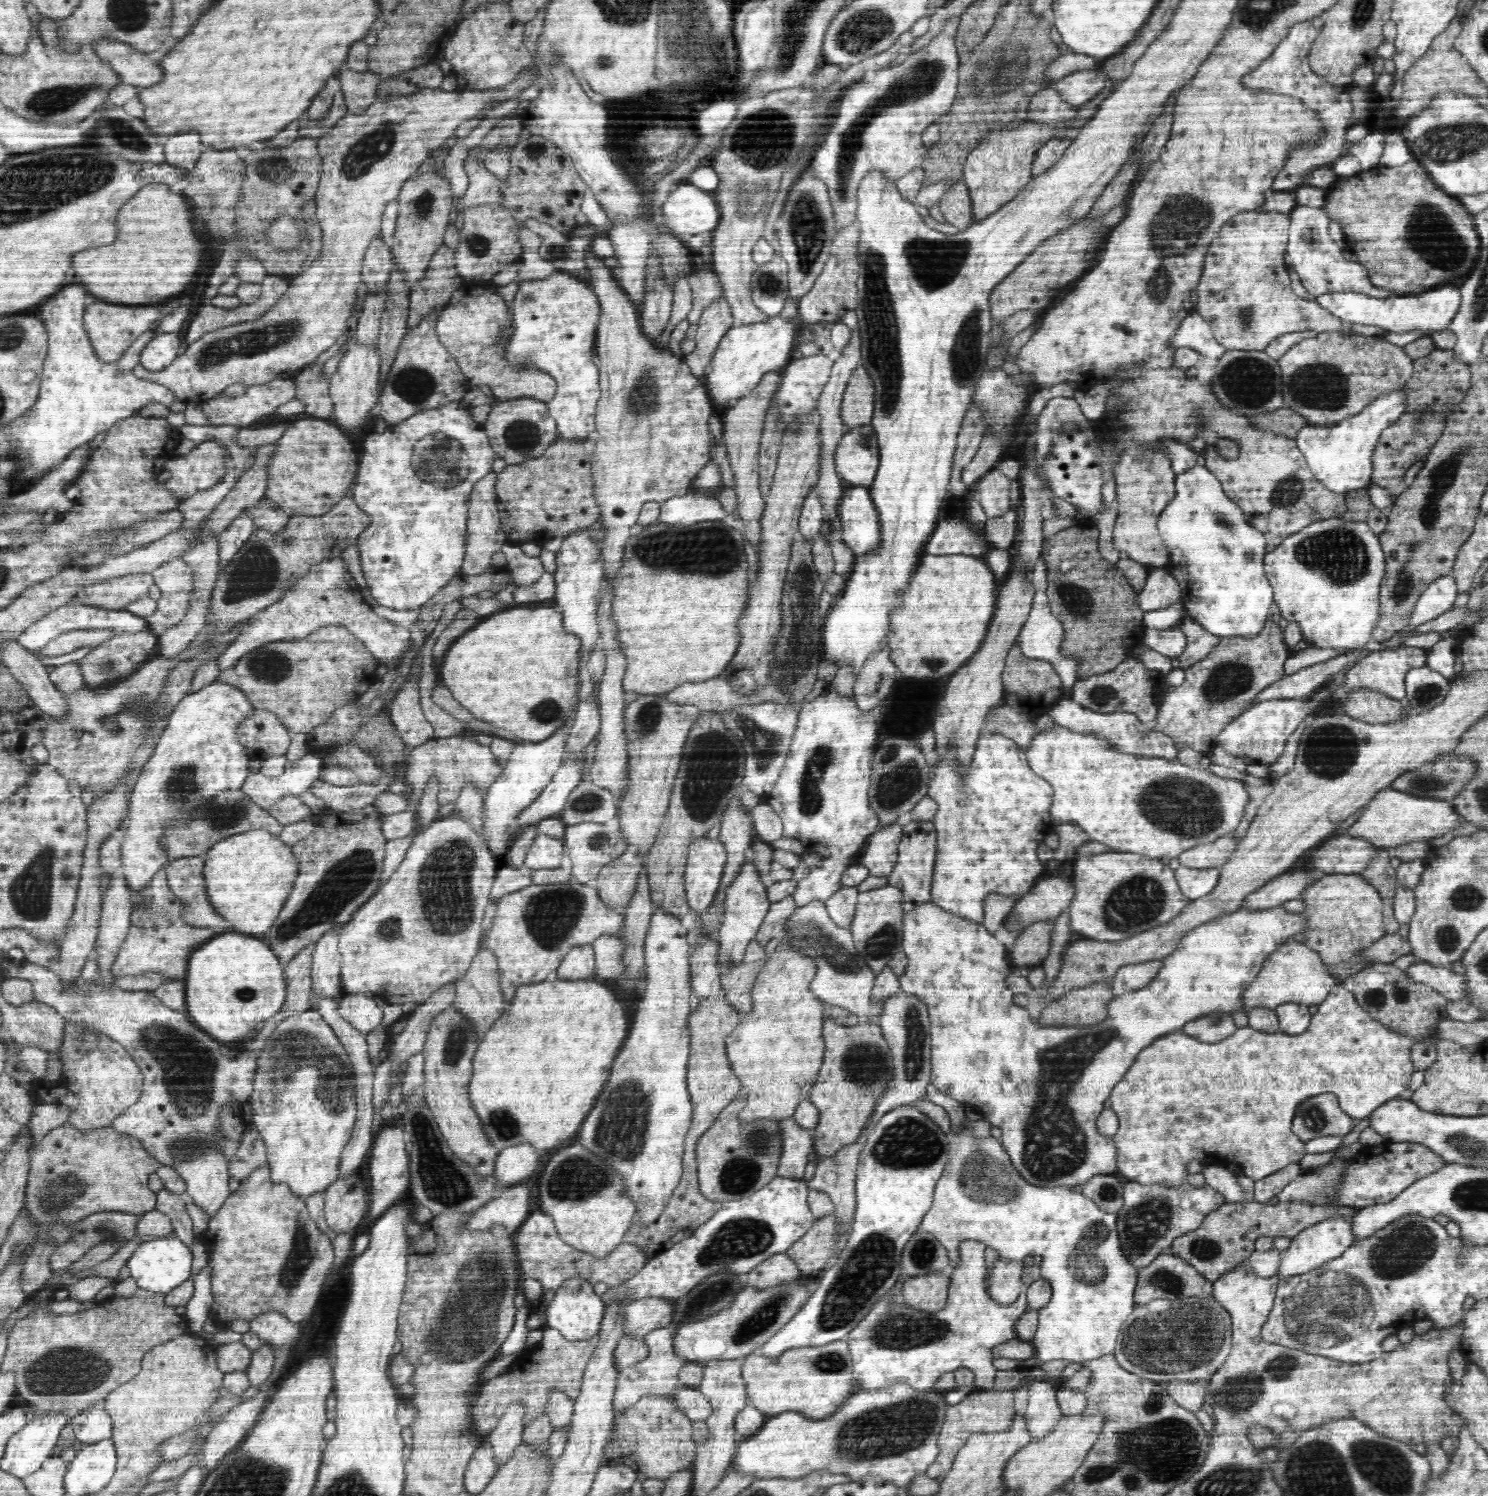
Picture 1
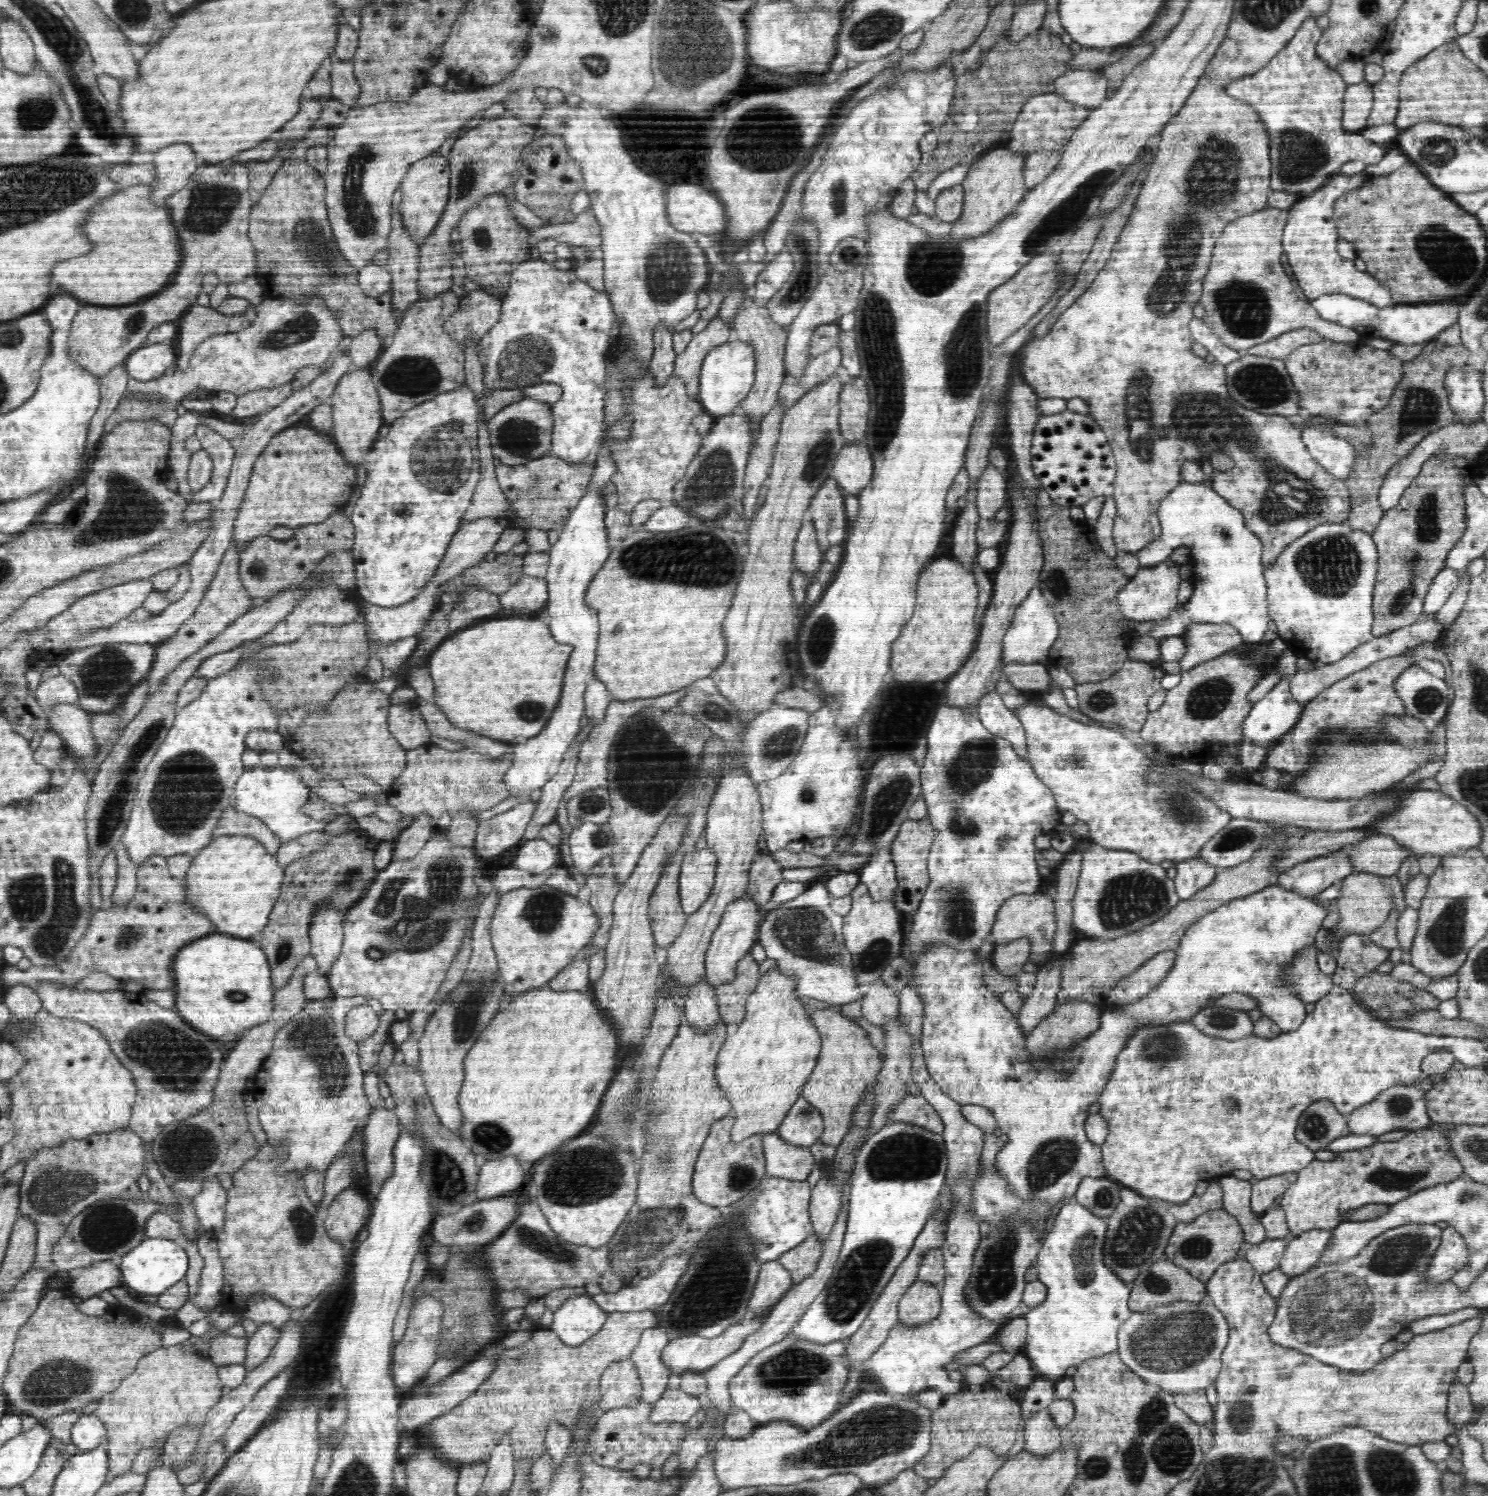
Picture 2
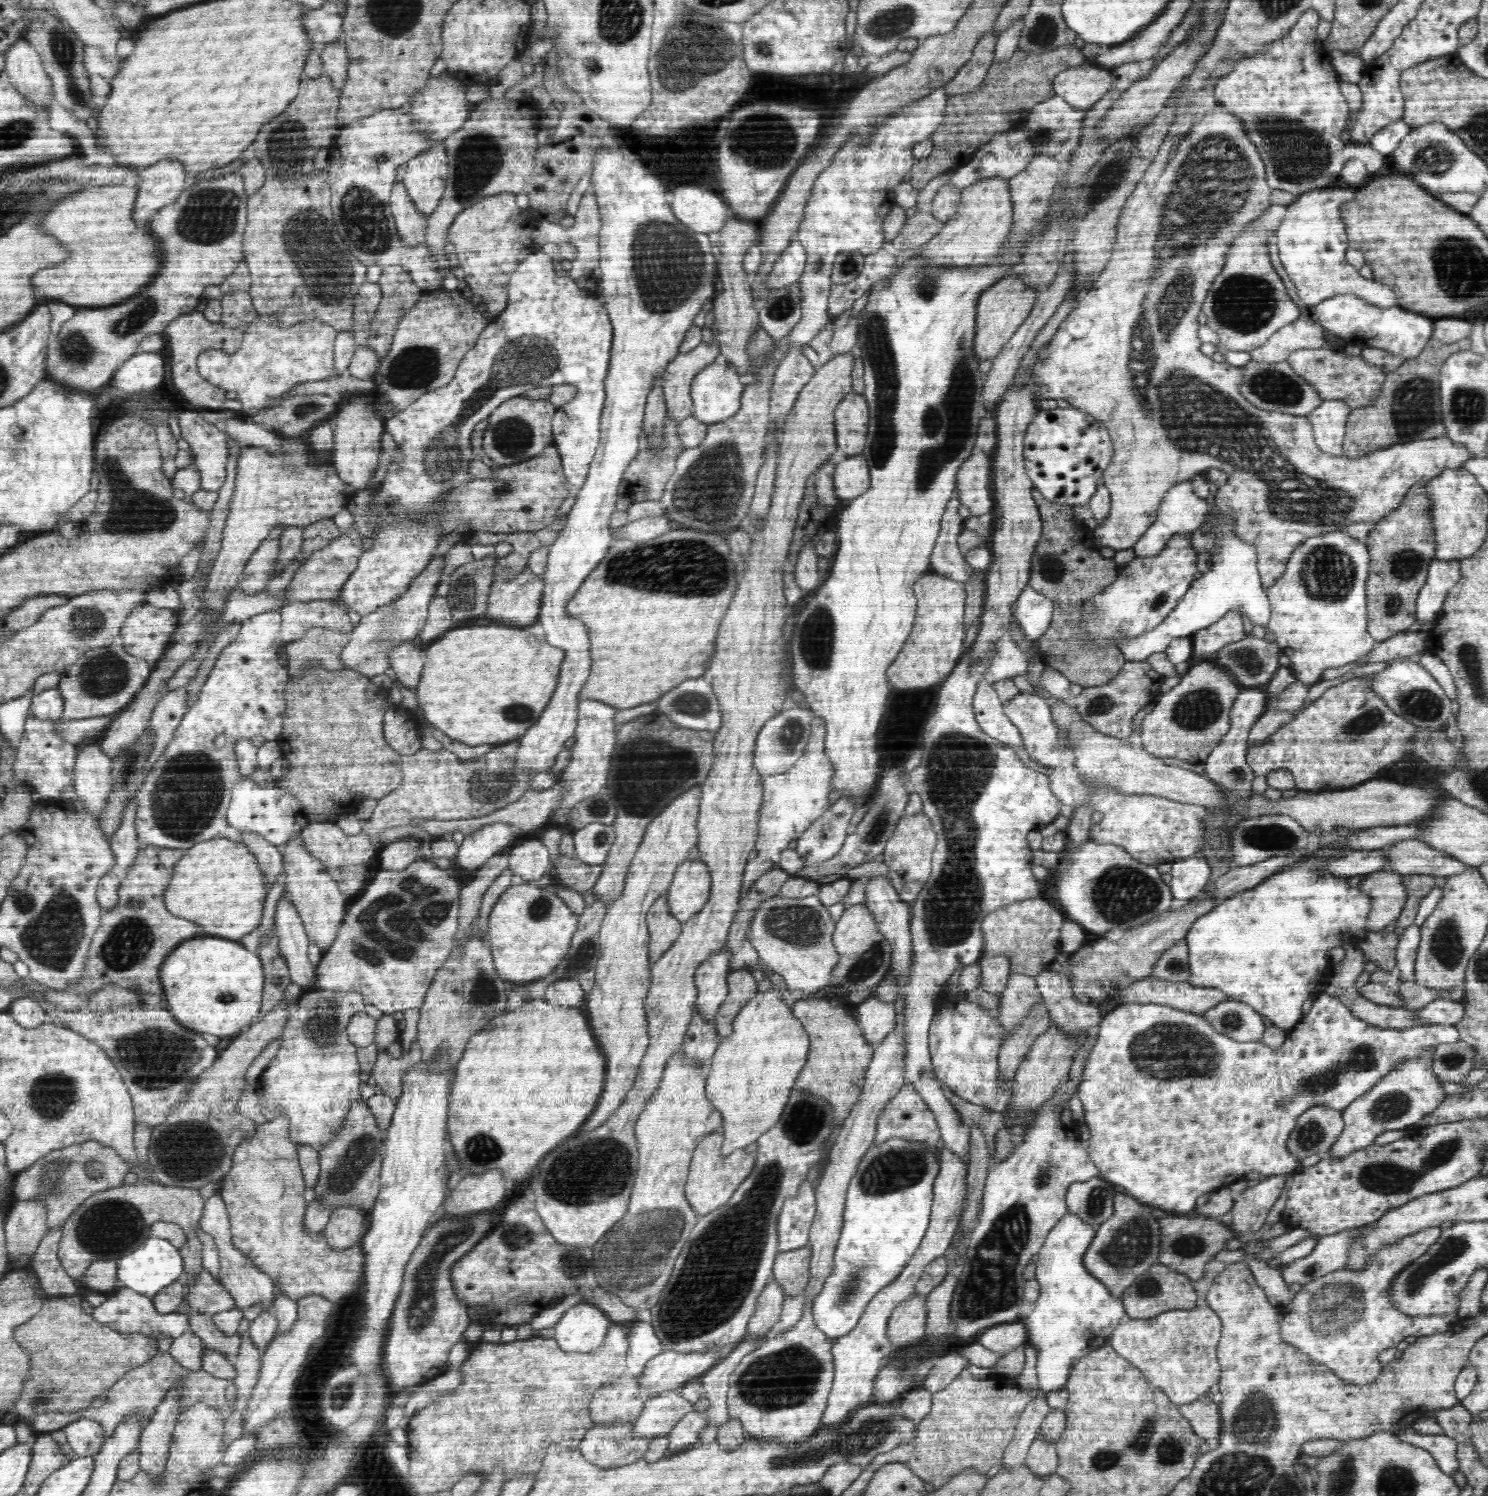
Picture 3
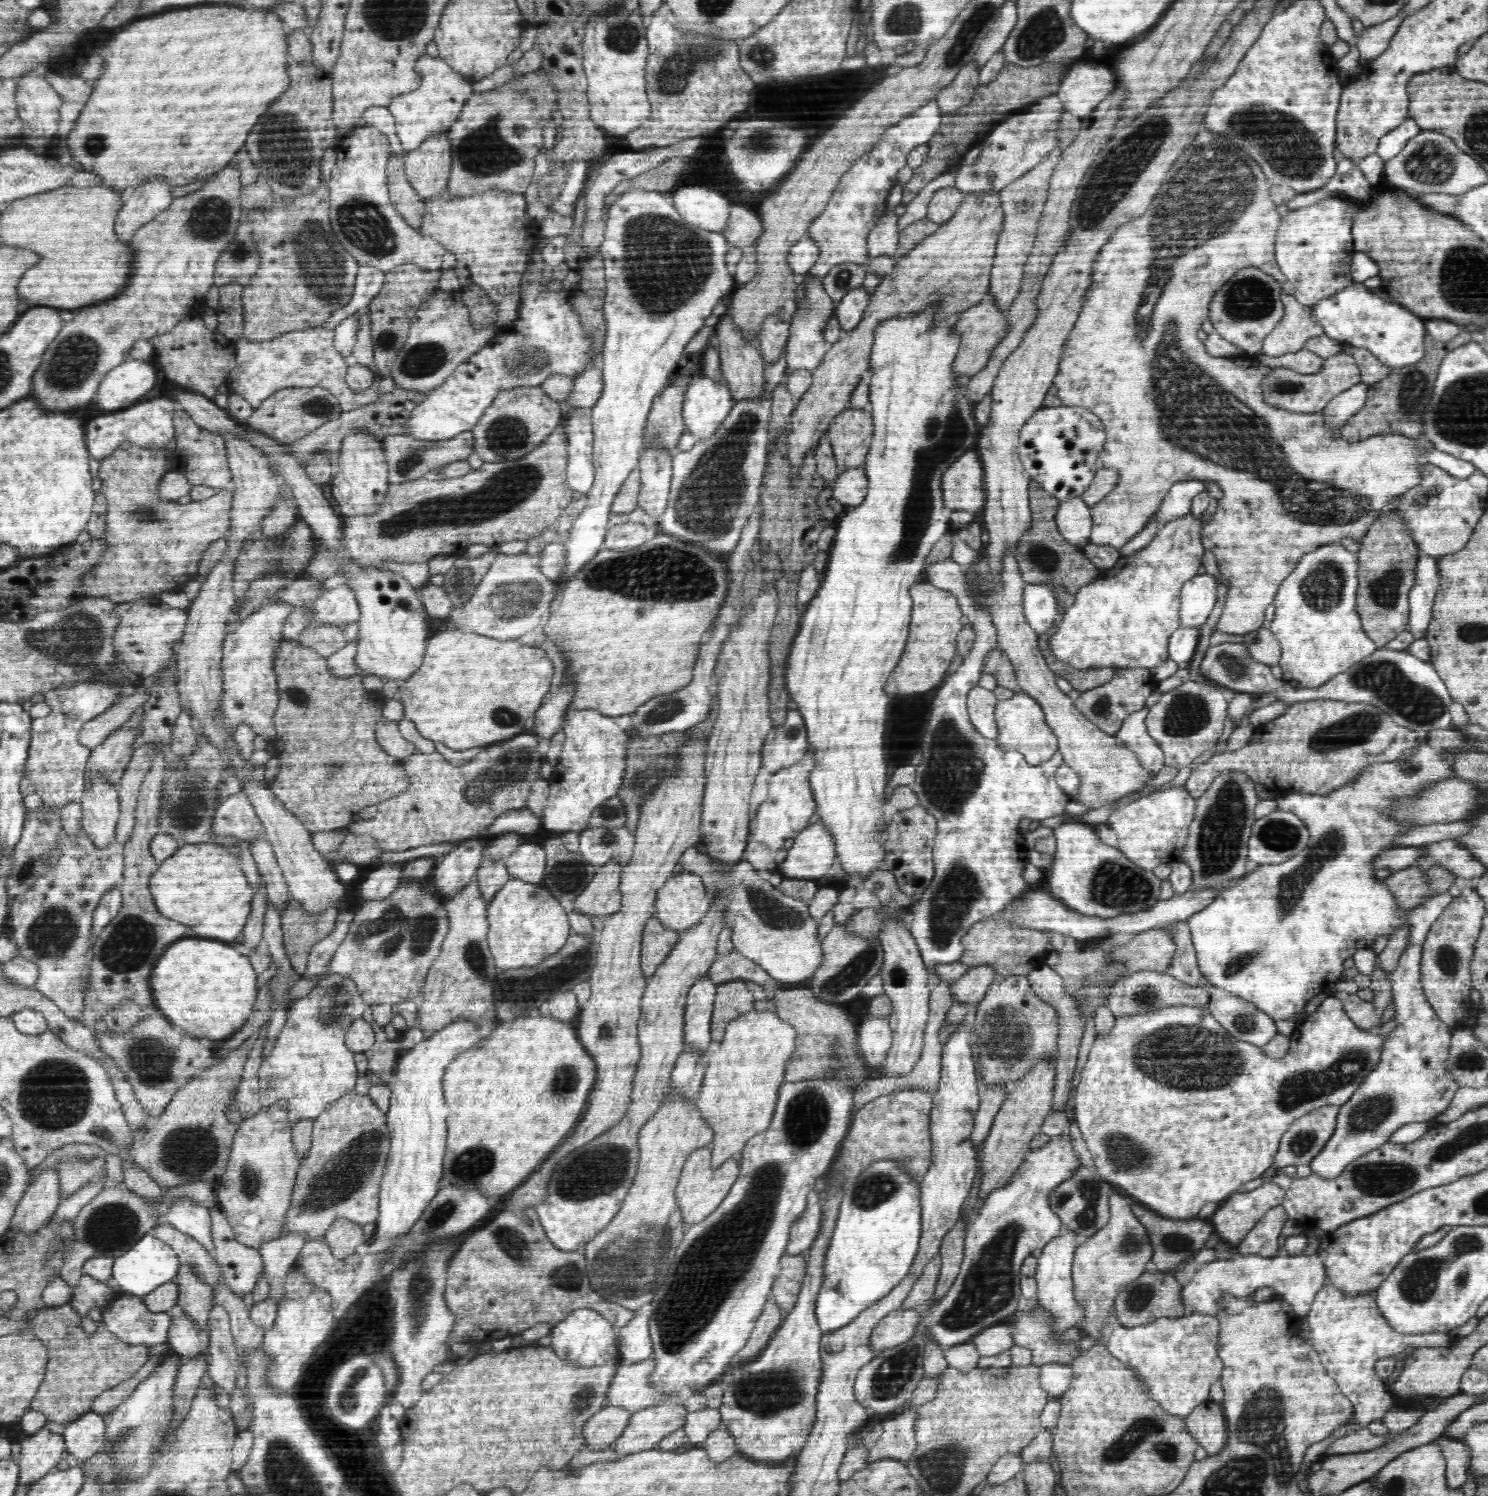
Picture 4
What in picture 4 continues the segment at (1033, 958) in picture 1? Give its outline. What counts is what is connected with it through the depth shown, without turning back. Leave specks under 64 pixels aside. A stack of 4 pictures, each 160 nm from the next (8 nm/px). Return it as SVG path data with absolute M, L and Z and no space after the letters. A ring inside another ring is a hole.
M984 964L971 967L968 972L965 972L951 984L953 1002L960 1002L960 1004L979 1003L994 982L994 965Z

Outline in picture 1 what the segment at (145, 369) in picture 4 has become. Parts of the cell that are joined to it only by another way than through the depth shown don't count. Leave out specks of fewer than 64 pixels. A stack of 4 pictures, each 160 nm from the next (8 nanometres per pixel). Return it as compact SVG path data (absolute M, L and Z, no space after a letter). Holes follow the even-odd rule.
M176 332L160 333L140 353L139 363L144 368L160 370L166 368L182 352L182 338Z

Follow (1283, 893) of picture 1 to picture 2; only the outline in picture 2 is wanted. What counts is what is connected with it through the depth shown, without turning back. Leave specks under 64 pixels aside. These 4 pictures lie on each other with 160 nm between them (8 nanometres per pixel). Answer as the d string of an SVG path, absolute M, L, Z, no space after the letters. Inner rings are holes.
M1344 848L1327 857L1318 857L1308 862L1296 864L1286 872L1278 875L1276 885L1290 889L1302 896L1316 896L1344 877L1354 873L1348 850Z

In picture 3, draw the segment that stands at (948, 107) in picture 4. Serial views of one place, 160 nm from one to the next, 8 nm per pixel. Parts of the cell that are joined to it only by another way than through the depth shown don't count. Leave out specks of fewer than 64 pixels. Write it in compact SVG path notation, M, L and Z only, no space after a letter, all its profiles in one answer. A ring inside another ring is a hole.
M990 30L980 38L972 52L970 60L956 72L956 76L946 84L947 96L957 93L972 92L976 86L984 82L991 64L993 63L997 32Z

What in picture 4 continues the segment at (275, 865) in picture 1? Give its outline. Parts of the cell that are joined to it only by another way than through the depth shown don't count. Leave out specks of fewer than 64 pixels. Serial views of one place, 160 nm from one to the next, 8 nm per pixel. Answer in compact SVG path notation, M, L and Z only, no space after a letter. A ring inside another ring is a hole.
M214 843L185 844L170 858L160 862L158 871L151 876L150 891L154 897L156 908L170 920L180 920L180 924L194 926L193 934L200 938L218 938L231 942L243 931L250 918L250 904L255 892L248 883L246 873L242 869L242 861L227 851L224 845Z

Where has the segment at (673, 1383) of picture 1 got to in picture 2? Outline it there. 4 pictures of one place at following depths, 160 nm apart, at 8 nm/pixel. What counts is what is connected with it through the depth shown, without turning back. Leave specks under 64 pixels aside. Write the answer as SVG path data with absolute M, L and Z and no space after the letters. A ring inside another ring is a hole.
M649 1328L642 1333L639 1343L629 1356L641 1380L641 1400L654 1404L668 1389L666 1385L672 1374L661 1361L661 1354L669 1342L663 1328Z

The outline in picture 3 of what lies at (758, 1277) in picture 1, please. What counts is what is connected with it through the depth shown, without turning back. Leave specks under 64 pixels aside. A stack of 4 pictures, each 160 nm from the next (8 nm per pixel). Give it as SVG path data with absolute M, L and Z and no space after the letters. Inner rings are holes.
M770 1280L764 1291L758 1296L756 1310L748 1322L747 1336L762 1336L780 1320L784 1291L774 1280Z

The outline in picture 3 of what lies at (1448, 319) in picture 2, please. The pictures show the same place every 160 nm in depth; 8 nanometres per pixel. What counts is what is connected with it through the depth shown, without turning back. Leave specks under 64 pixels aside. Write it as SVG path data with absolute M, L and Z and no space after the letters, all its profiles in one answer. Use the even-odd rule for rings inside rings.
M1337 294L1315 305L1315 315L1323 329L1343 337L1346 344L1358 345L1361 348L1379 348L1406 359L1416 357L1422 352L1435 331L1434 317L1420 314L1422 313L1408 312L1398 306L1383 309L1349 294Z

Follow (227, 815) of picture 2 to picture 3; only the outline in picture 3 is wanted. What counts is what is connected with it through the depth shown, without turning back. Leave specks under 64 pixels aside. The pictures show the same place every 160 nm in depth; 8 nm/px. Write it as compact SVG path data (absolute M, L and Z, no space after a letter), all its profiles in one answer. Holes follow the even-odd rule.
M242 829L240 836L243 843L247 845L256 860L258 860L259 868L268 879L267 892L270 892L270 887L276 884L278 876L283 874L283 853L281 847L270 844L260 836L258 832L251 832L248 829Z

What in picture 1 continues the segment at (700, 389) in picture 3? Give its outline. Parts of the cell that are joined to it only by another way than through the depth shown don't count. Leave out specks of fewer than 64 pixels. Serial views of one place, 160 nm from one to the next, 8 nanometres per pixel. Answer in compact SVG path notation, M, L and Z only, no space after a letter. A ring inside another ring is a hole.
M780 315L750 325L736 325L722 338L706 371L707 391L715 409L727 409L740 397L748 396L752 389L770 371L782 370L790 362L794 346L796 324L782 320Z

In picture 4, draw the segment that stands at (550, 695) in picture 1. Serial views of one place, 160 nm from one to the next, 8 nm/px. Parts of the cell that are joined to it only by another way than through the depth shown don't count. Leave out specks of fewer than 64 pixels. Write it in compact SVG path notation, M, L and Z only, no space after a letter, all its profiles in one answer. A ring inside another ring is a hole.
M452 629L440 631L430 635L426 642L426 650L425 655L423 656L422 666L416 669L416 672L414 672L408 680L401 682L395 700L400 700L404 707L403 718L410 720L410 722L414 722L416 729L418 729L420 735L425 739L428 739L433 743L440 742L444 744L444 746L456 751L462 751L474 747L484 748L488 745L500 743L500 740L512 738L514 734L520 735L529 730L529 722L533 720L536 710L539 710L538 706L540 706L540 700L544 698L544 694L546 694L548 688L550 688L550 680L552 680L552 674L554 674L554 672L556 672L556 670L552 668L552 662L546 658L546 652L540 650L540 647L532 648L532 646L524 646L524 644L520 644L518 640L500 642L500 640L486 638L486 636L480 636L480 634L470 634L470 631L466 630Z

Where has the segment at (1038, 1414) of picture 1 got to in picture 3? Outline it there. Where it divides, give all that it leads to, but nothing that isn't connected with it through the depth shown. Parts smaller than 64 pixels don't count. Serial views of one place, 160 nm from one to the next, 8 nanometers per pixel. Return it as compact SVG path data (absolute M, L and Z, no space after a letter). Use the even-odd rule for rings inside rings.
M1037 1437L1032 1442L1023 1463L1035 1477L1043 1478L1055 1474L1059 1463L1055 1444Z

